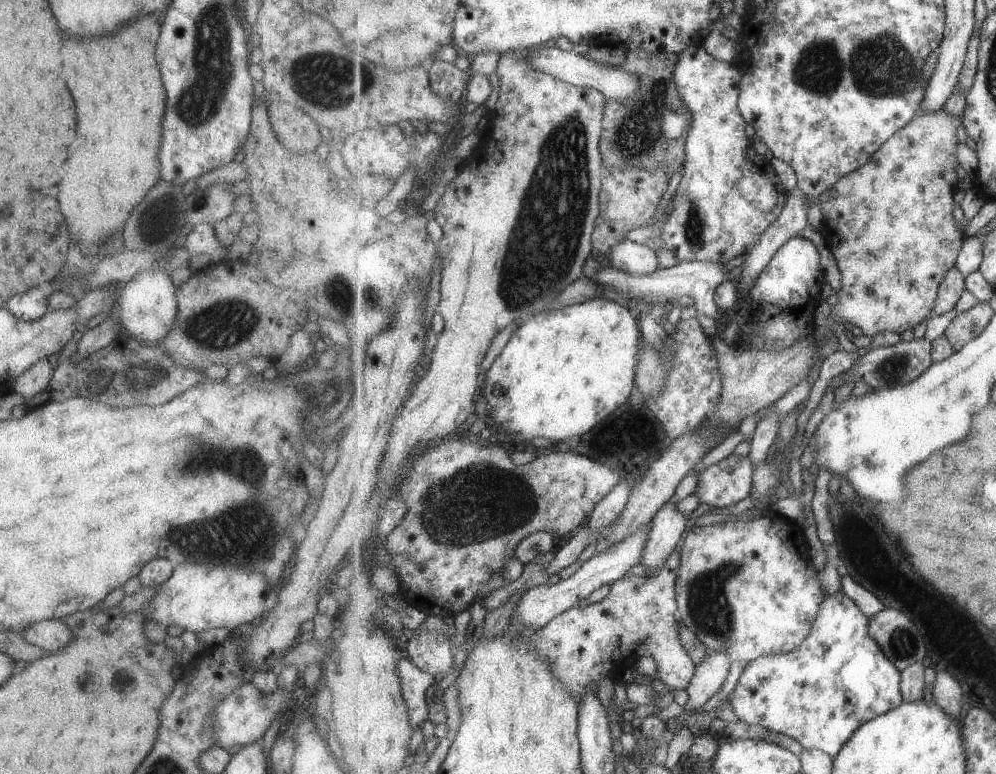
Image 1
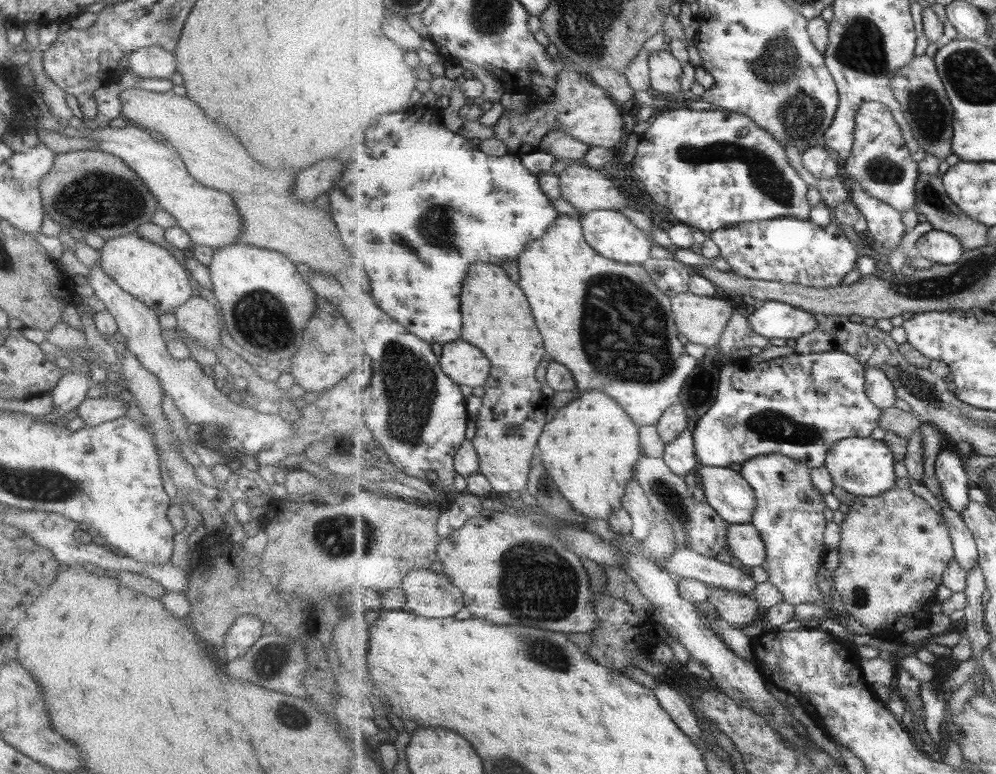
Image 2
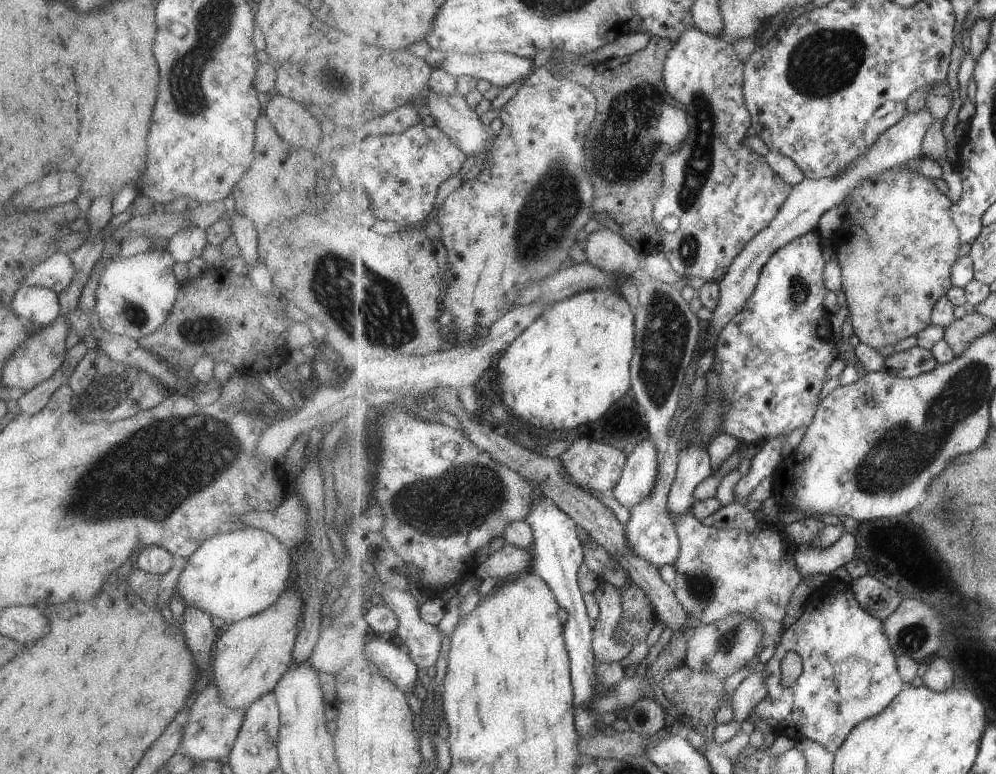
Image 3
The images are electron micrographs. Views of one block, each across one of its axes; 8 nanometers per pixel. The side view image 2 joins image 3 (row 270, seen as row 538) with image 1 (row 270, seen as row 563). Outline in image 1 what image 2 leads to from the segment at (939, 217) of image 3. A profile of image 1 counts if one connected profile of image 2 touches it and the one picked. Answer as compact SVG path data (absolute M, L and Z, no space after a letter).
M944 110L936 114L927 114L915 118L908 126L899 130L872 158L867 165L861 166L858 170L847 174L836 186L828 189L818 200L825 221L819 232L821 233L827 248L836 258L838 269L841 273L841 288L835 306L831 307L832 317L827 318L827 325L832 334L837 327L837 323L849 322L852 326L860 327L864 335L874 338L877 334L895 332L902 333L905 330L917 328L921 322L928 322L932 317L934 306L940 293L941 284L945 281L947 274L956 266L962 247L964 246L967 235L961 231L953 209L956 206L954 196L957 194L959 176L955 166L959 164L957 159L957 125L959 120L947 115Z

